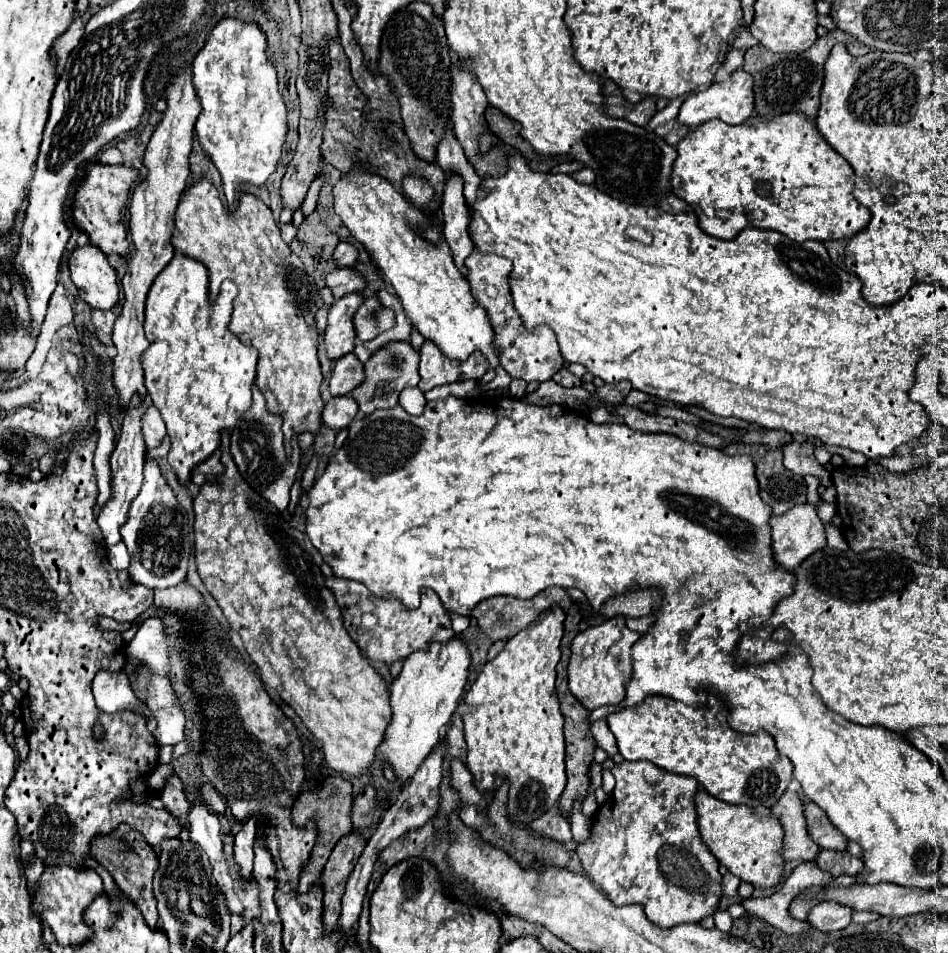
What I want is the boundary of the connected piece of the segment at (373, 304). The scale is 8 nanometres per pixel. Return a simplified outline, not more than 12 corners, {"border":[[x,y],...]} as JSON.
{"border":[[376,296],[354,316],[360,340],[372,340],[394,326],[394,310]]}

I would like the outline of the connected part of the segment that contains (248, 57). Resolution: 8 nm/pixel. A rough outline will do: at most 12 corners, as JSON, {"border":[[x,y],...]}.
{"border":[[222,20],[192,64],[196,134],[228,208],[264,186],[288,110],[254,22]]}

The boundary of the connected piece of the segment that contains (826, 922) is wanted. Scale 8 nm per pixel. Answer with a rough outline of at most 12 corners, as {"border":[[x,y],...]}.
{"border":[[822,900],[808,922],[822,932],[848,928],[854,910]]}

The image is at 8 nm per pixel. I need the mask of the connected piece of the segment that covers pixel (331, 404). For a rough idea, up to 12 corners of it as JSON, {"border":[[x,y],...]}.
{"border":[[338,396],[326,402],[322,422],[342,430],[358,414],[356,400]]}

